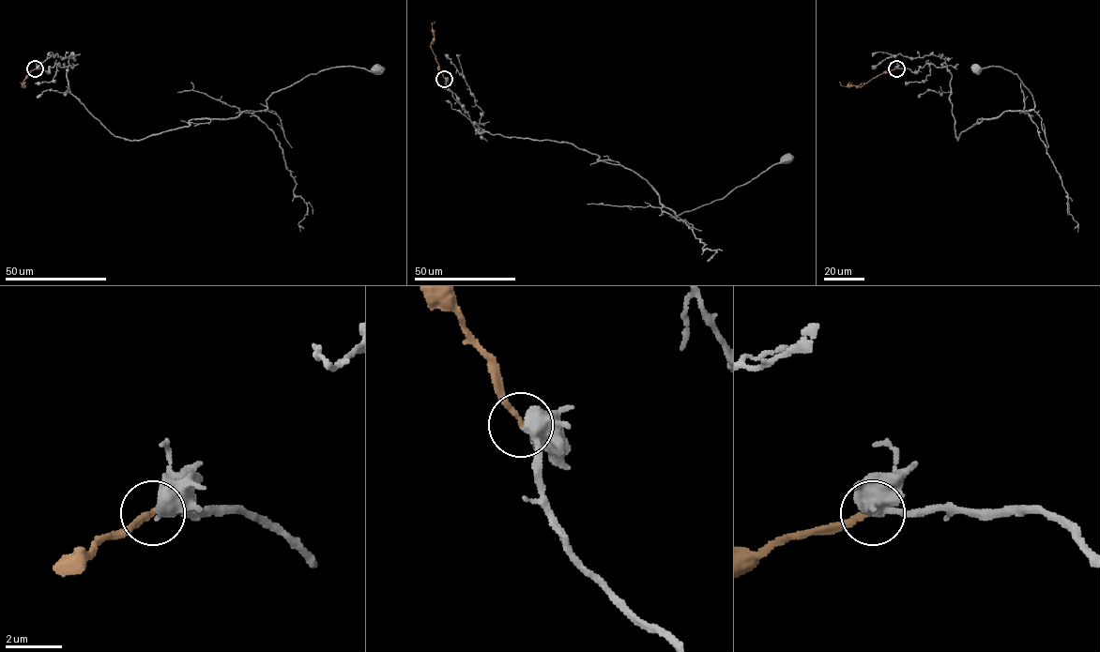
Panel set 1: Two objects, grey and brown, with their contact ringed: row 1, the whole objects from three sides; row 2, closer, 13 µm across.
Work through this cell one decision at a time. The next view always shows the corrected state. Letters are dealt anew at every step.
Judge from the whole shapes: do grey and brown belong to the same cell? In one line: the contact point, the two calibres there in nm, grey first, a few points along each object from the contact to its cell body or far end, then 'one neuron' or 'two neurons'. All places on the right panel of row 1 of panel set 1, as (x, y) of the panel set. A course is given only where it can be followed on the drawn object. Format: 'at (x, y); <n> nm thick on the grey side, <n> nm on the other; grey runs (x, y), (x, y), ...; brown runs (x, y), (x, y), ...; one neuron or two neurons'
at (896, 68); 460 nm thick on the grey side, 200 nm on the other; grey runs (895, 68), (947, 68), (958, 140), (978, 119), (1034, 106), (1016, 74), (996, 66), (976, 69); brown runs (895, 68), (884, 71), (862, 86), (842, 85), (839, 82); one neuron

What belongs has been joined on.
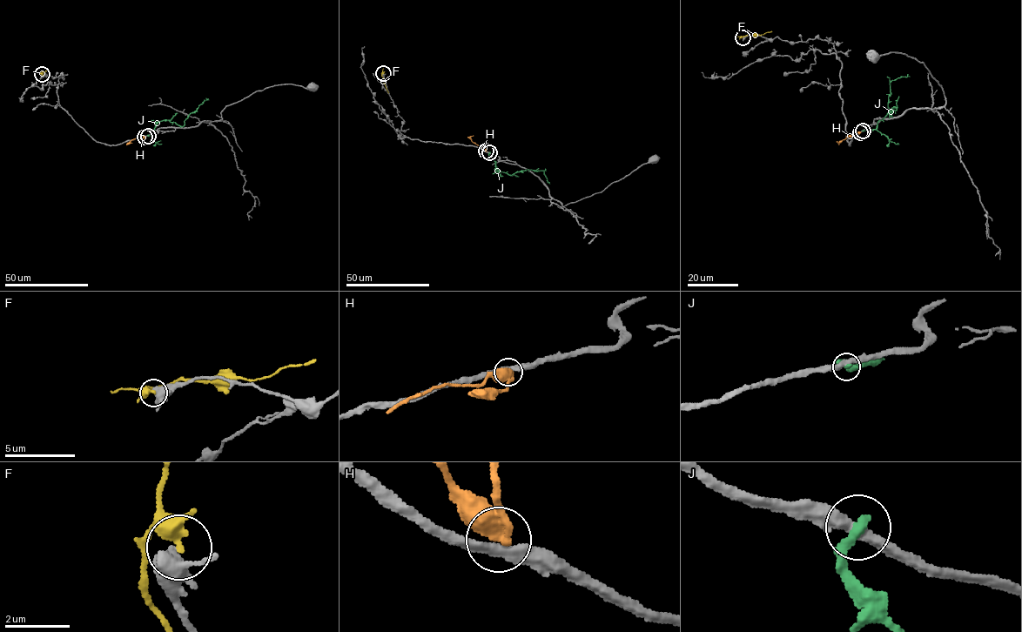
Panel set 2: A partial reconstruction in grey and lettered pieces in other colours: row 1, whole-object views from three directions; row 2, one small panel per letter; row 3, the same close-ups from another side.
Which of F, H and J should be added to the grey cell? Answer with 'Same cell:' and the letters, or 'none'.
Same cell: none

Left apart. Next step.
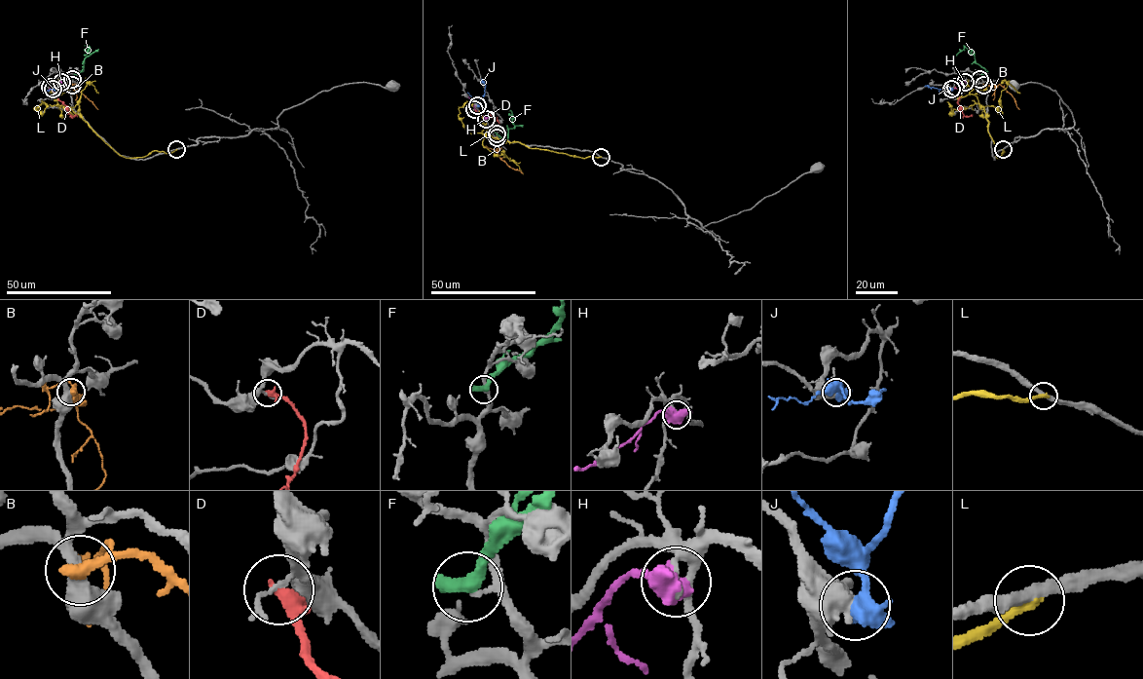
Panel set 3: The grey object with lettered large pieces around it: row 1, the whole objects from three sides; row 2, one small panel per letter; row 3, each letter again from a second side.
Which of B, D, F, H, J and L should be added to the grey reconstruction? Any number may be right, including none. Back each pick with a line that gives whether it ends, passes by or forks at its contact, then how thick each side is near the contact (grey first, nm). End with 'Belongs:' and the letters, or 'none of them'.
Belongs: none of them

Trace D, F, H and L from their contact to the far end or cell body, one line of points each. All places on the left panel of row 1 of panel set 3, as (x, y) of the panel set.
D: (50, 87), (68, 112), (77, 116)
F: (72, 79), (83, 69), (84, 59), (90, 54), (88, 47), (88, 53), (84, 55)
H: (61, 82), (43, 91)
L: (176, 149), (120, 156), (69, 107), (58, 106), (73, 107), (87, 84), (98, 93)

